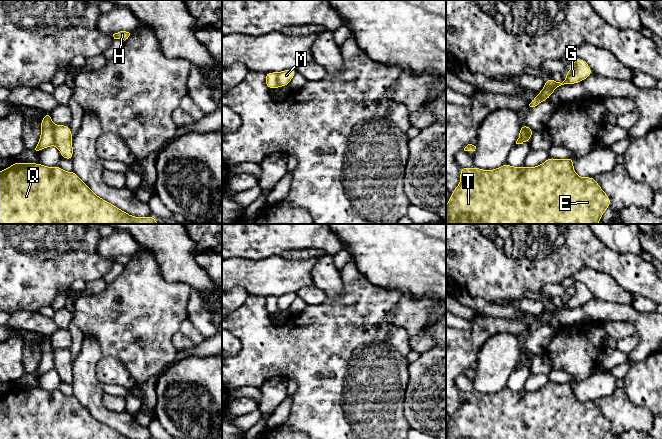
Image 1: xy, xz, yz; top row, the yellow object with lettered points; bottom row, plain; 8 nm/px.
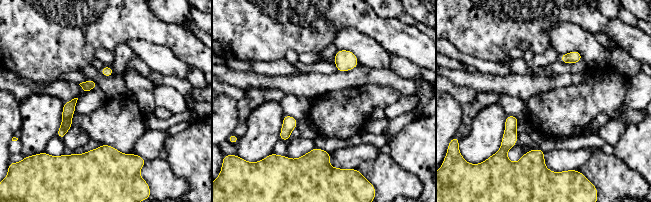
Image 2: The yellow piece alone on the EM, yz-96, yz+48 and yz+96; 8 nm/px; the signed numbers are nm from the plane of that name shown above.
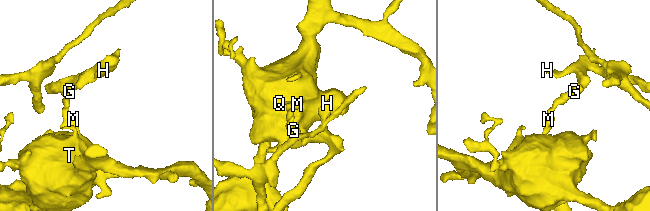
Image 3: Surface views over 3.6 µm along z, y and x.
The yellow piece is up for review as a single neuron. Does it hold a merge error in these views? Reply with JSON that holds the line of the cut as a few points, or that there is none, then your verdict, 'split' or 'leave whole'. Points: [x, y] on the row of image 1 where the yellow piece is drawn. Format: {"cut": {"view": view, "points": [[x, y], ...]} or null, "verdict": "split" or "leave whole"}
{"cut": {"view": "yz", "points": [[525, 127], [527, 133], [517, 143]]}, "verdict": "split"}

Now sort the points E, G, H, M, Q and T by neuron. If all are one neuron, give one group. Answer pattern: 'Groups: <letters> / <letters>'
Groups: E M Q T / G H

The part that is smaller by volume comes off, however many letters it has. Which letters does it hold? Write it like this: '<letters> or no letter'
G, H

